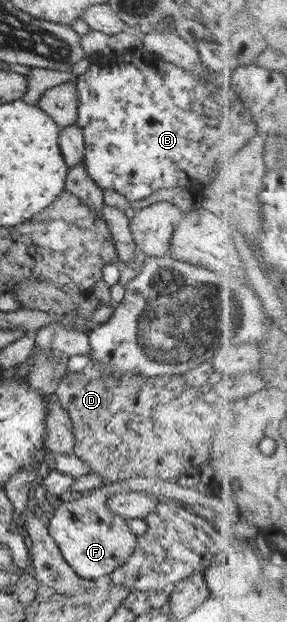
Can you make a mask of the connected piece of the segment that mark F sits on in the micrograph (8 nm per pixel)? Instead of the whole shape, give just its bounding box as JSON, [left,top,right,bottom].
[46,493,136,580]

